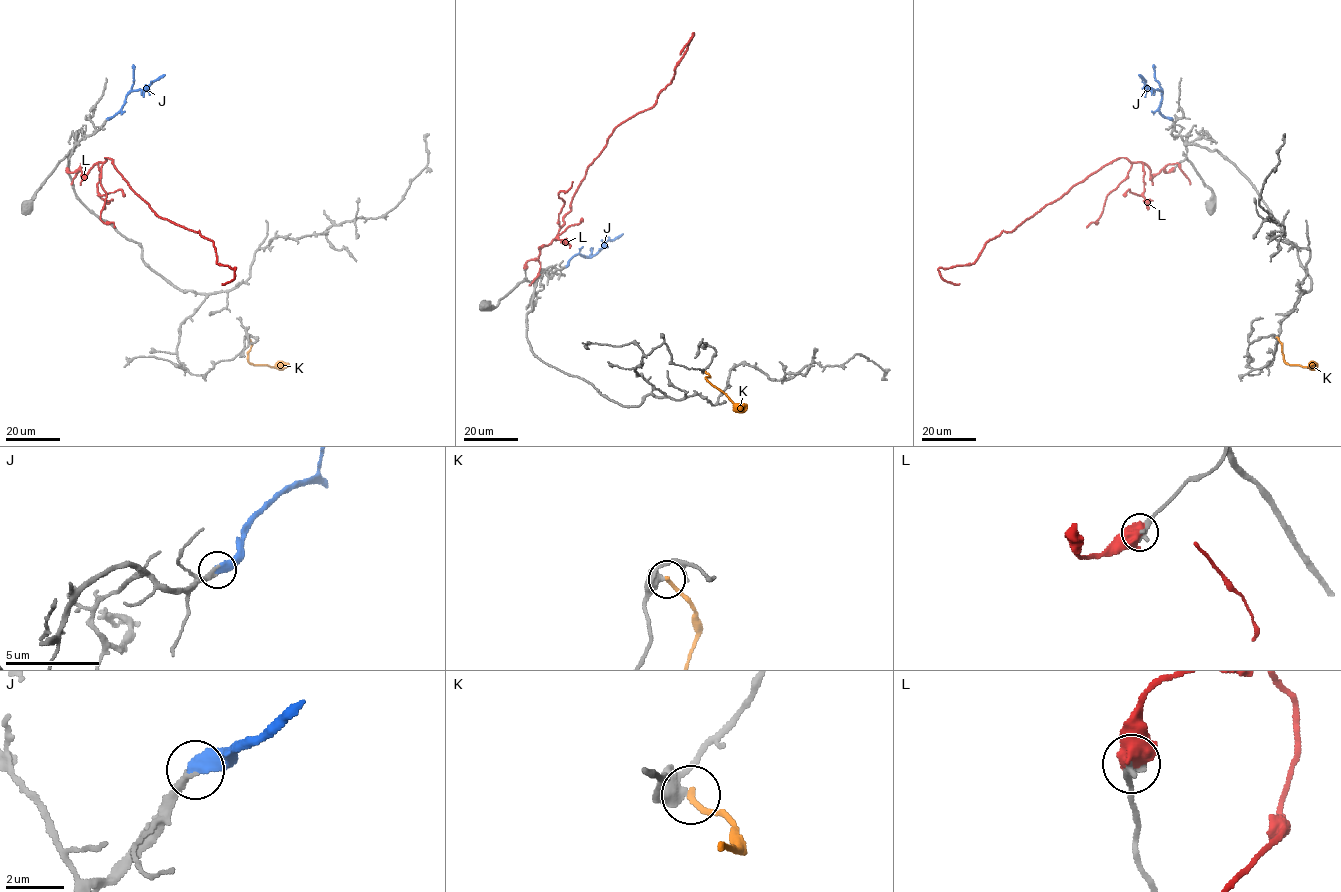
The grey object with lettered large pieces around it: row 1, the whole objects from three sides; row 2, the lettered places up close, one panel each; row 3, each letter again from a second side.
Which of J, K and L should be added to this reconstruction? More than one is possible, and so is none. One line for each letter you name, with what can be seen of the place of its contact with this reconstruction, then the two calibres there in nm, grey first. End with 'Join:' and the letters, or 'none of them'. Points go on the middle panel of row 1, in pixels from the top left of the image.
J: (565, 267) | 280/550 nm
Join: J

